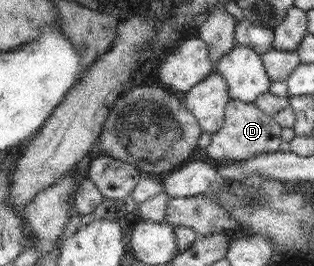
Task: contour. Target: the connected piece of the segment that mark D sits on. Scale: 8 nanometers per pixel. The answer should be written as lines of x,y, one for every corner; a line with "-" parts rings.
231,98
225,114
225,125
212,135
206,153
213,159
249,159
257,154
275,153
281,147
281,124
261,111
255,103

